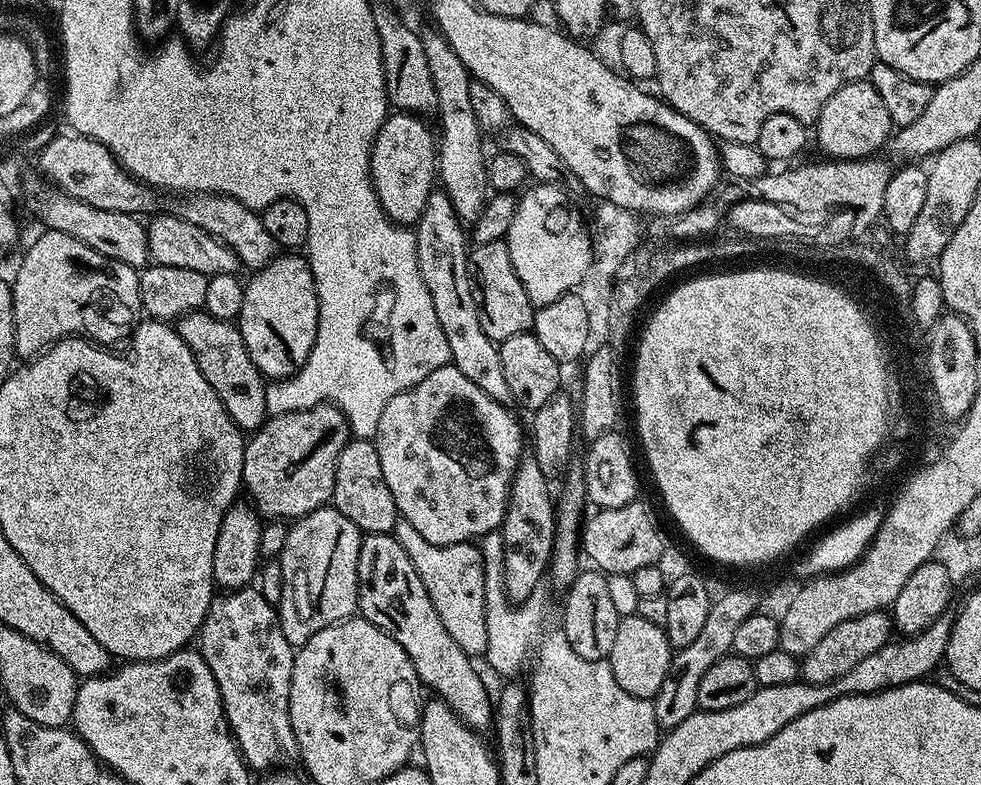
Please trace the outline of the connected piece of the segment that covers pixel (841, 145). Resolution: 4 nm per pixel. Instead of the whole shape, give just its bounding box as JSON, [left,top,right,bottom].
[814,79,893,161]

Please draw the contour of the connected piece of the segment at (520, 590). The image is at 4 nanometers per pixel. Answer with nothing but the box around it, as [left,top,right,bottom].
[504,454,556,602]

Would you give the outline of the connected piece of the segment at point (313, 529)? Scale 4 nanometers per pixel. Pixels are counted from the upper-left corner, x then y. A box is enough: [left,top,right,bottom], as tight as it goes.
[278,506,362,646]

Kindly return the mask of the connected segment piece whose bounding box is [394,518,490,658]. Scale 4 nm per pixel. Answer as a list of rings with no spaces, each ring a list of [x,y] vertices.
[[[397,519],[394,529],[396,541],[406,550],[410,562],[414,562],[414,570],[418,578],[422,578],[422,586],[430,594],[430,602],[434,610],[438,610],[438,618],[442,618],[442,626],[458,642],[460,649],[473,658],[483,657],[488,650],[488,580],[484,577],[484,556],[476,549],[475,543],[447,544],[438,546],[426,542],[410,522]]]

